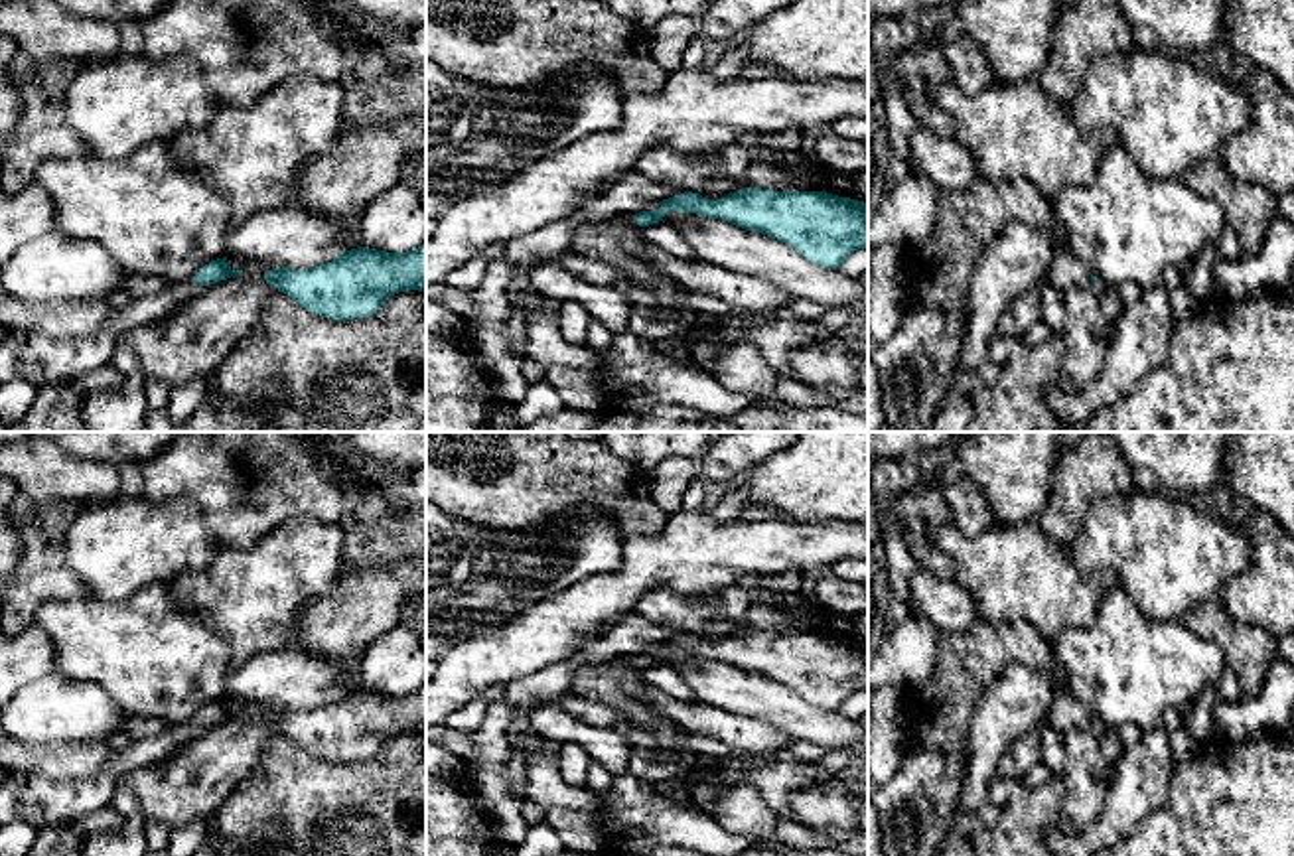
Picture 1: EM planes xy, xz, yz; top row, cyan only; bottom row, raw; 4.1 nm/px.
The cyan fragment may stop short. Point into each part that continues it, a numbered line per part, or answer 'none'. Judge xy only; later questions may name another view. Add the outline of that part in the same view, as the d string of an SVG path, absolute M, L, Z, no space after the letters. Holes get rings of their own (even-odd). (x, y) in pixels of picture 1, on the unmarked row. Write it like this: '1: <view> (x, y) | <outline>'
1: xy (24, 797) | M193 720L172 730L130 742L105 767L89 777L51 779L36 773L10 773L0 785L0 826L8 822L43 824L85 820L112 803L118 779L136 767L152 763L176 746L185 744L203 728Z

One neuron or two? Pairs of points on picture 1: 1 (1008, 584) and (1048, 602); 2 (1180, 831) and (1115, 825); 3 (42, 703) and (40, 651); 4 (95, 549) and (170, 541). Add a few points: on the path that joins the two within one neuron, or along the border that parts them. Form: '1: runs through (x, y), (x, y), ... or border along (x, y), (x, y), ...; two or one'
1: runs through (1018, 584), (1030, 584), (1038, 592); one
2: border along (1168, 795), (1160, 807), (1125, 835); two
3: border along (54, 671), (20, 689); two
4: runs through (113, 547), (152, 543); one

